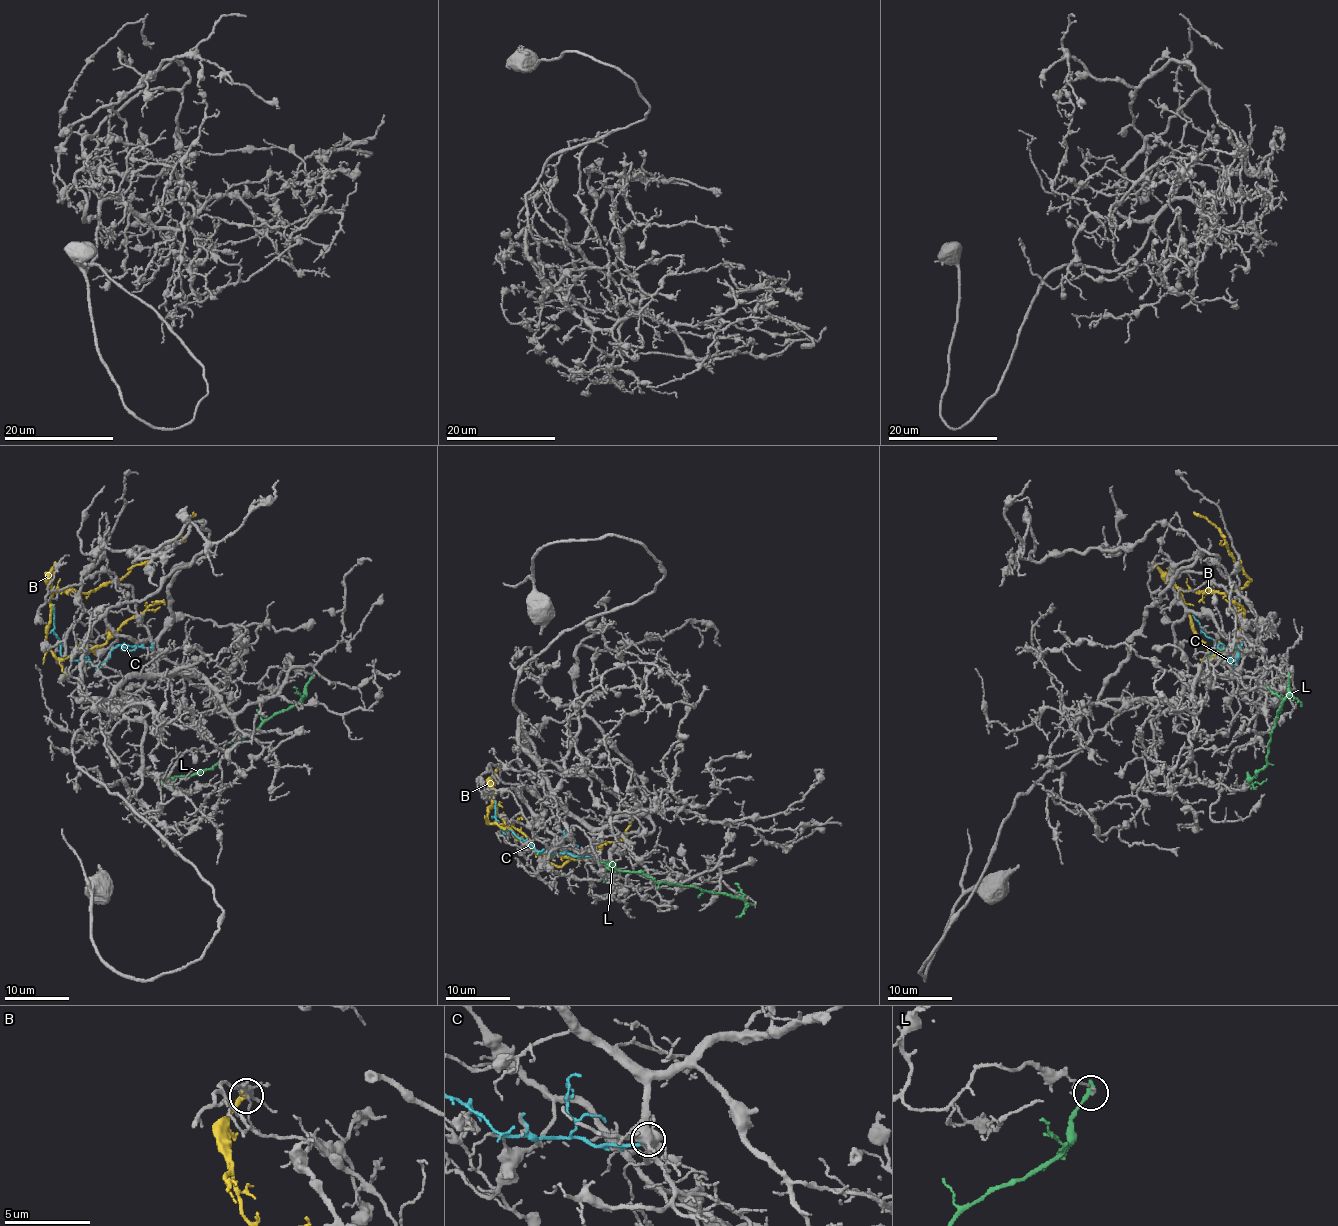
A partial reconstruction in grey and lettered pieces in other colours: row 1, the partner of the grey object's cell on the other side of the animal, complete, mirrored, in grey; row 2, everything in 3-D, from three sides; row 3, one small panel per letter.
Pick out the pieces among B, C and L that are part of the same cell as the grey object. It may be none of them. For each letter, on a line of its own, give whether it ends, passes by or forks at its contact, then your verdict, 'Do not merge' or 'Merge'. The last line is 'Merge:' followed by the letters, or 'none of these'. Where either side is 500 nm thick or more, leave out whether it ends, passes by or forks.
B: It ends there. Do not merge
C: It ends there. Do not merge
L: It ends there. Do not merge
Merge: none of these

